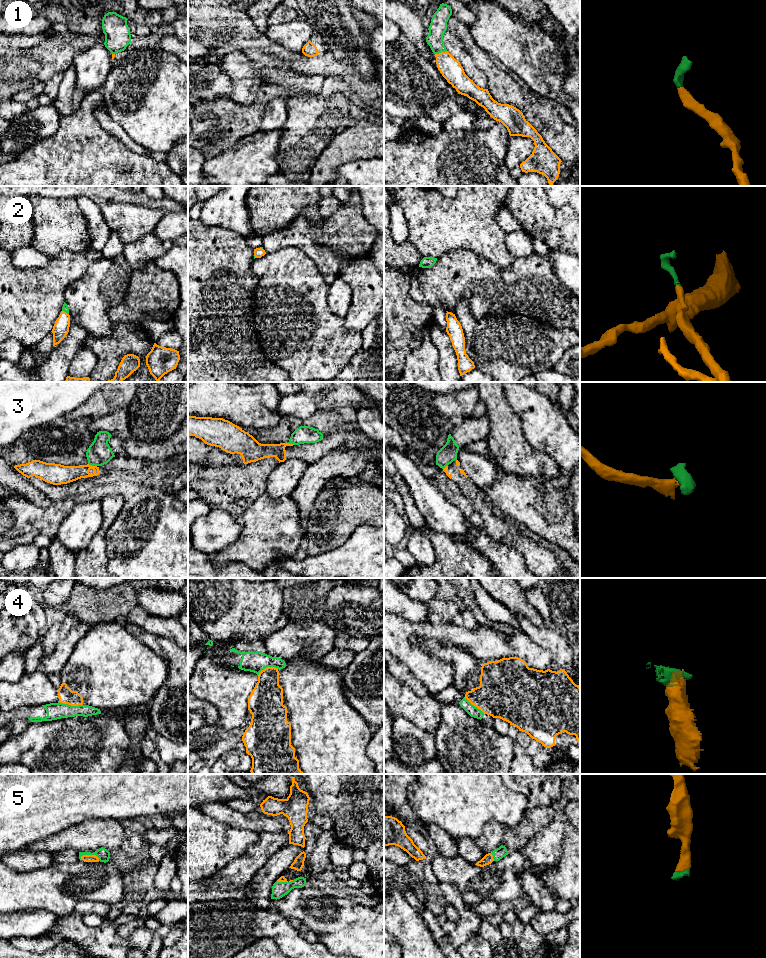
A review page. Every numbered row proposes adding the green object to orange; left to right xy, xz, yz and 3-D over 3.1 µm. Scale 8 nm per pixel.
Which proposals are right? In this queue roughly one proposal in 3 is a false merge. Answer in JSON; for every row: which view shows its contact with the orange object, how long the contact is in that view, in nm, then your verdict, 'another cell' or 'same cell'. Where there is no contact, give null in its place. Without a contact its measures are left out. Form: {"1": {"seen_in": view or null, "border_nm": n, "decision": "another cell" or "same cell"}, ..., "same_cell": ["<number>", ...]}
{"1": {"seen_in": "yz", "border_nm": 100, "decision": "same cell"}, "2": {"seen_in": "xy", "border_nm": 70, "decision": "same cell"}, "3": {"seen_in": "xy", "border_nm": 80, "decision": "another cell"}, "4": {"seen_in": "xy", "border_nm": 190, "decision": "another cell"}, "5": {"seen_in": "xy", "border_nm": 160, "decision": "same cell"}, "same_cell": ["1", "2", "5"]}

